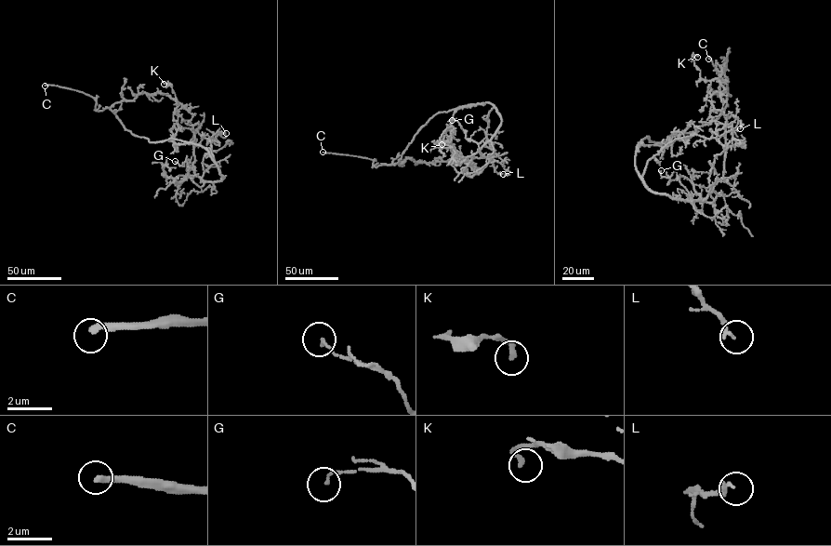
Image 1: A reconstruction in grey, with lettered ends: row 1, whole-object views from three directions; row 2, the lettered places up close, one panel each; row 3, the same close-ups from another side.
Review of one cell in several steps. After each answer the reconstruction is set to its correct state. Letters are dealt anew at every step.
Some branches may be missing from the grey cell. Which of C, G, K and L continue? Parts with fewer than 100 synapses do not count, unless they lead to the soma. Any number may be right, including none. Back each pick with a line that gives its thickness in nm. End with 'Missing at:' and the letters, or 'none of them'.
C: calibre 260 nm
Missing at: C

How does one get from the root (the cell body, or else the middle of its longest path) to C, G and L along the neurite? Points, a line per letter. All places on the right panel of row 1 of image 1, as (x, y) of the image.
C: (646, 138), (665, 142), (668, 137), (693, 132), (718, 117), (726, 106), (727, 92), (731, 96), (708, 59)
G: (646, 138), (635, 160), (643, 183), (657, 193), (694, 200), (695, 208), (676, 170), (669, 178), (661, 170)
L: (646, 138), (635, 155), (641, 177), (647, 162), (676, 139), (694, 134), (718, 139), (740, 120), (740, 128)

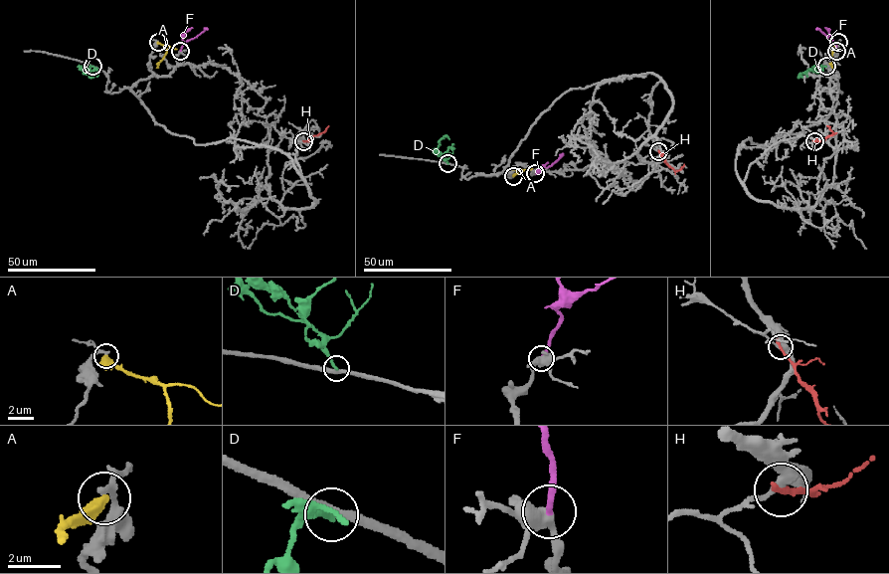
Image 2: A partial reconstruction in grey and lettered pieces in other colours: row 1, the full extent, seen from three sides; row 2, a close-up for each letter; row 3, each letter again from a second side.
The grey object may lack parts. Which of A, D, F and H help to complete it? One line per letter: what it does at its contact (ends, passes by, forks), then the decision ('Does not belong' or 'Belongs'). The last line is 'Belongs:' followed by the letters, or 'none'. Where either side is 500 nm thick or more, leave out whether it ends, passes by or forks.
A: Does not belong
D: It ends there. Does not belong
F: It ends there. Belongs
H: It ends there. Does not belong
Belongs: F

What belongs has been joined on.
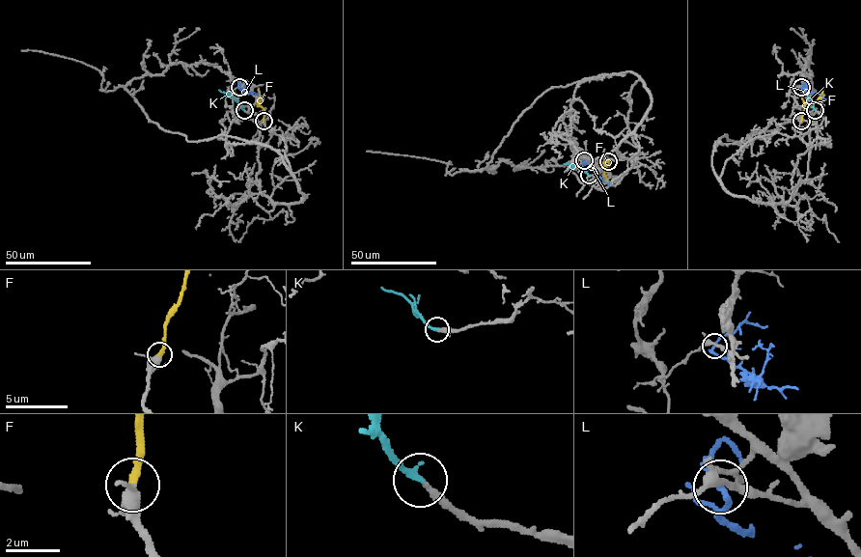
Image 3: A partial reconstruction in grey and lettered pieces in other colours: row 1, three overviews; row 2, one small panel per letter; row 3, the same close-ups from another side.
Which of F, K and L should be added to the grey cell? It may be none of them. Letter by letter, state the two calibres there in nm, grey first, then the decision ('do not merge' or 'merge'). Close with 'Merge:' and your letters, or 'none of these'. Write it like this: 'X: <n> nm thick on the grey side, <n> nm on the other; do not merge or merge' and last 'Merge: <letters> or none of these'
F: 320 nm thick on the grey side, 320 nm on the other; merge
K: 260 nm thick on the grey side, 240 nm on the other; merge
L: 280 nm thick on the grey side, 200 nm on the other; do not merge
Merge: F, K

